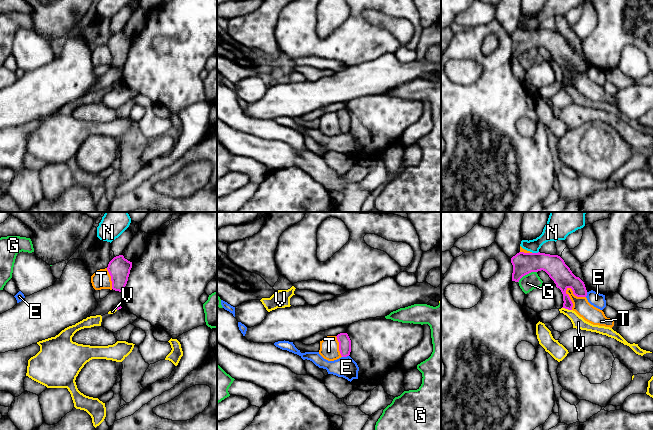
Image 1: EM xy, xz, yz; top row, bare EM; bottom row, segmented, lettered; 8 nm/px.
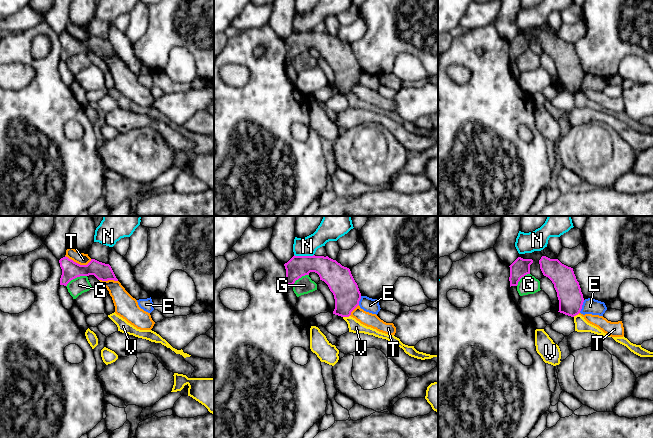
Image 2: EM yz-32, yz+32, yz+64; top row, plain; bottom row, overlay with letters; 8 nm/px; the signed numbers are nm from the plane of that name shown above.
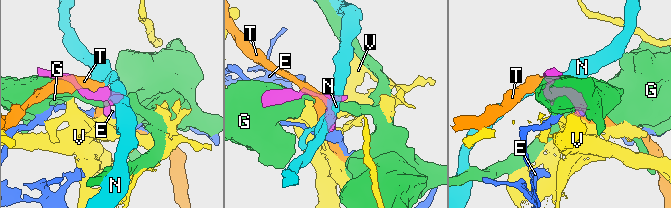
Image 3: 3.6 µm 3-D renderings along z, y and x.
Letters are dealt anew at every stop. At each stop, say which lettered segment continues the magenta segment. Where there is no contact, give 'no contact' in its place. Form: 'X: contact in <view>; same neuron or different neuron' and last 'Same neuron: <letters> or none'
E: contact in xz; different neuron
G: contact in yz; different neuron
N: contact in yz; different neuron
T: contact in yz; different neuron
V: contact in yz; different neuron
Same neuron: none

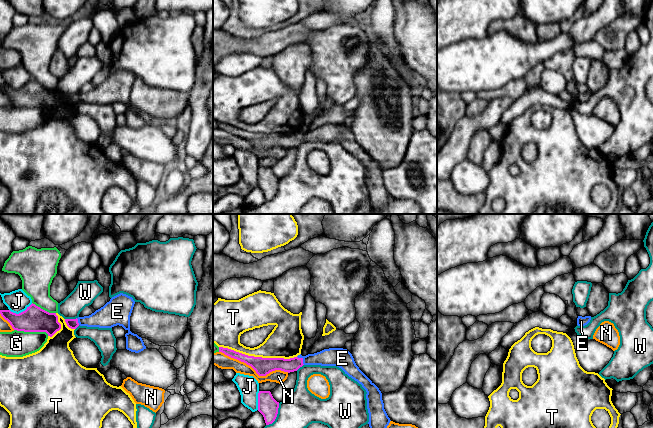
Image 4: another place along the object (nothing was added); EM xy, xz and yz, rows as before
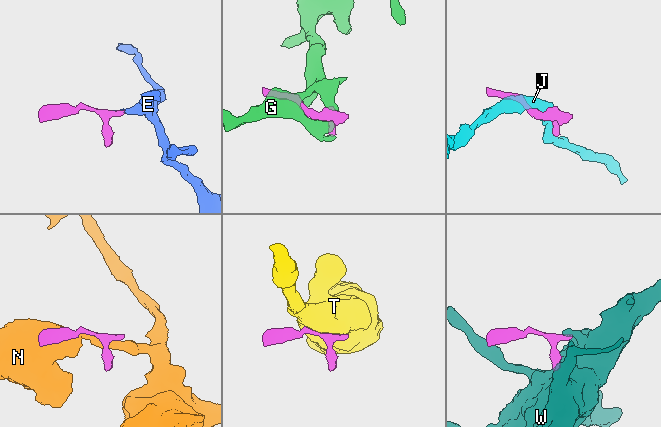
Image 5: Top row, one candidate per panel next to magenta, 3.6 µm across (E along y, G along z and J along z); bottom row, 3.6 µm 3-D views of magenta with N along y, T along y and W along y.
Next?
E: contact in xz; same neuron
G: contact in xy; different neuron
J: contact in xy; different neuron
N: contact in xz; different neuron
T: contact in xz; different neuron
W: contact in xz; different neuron
Same neuron: E

